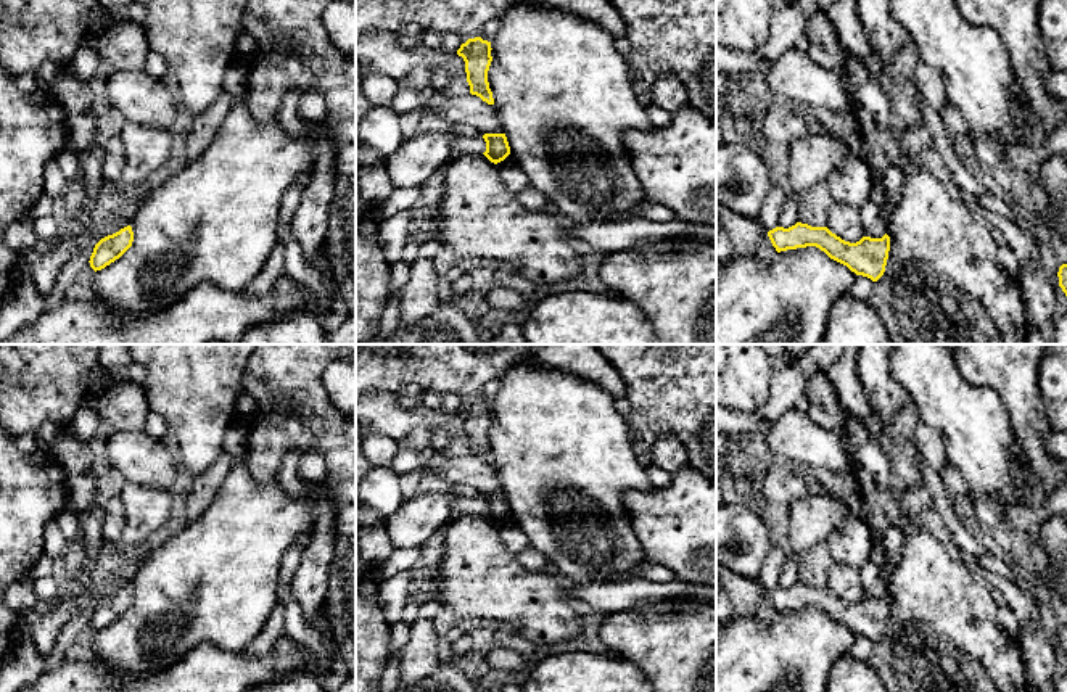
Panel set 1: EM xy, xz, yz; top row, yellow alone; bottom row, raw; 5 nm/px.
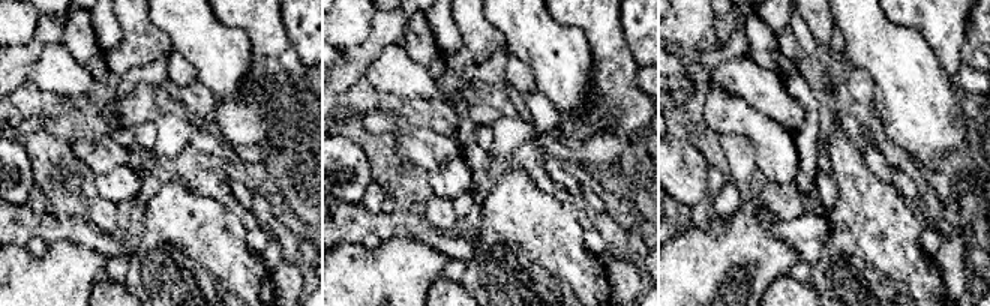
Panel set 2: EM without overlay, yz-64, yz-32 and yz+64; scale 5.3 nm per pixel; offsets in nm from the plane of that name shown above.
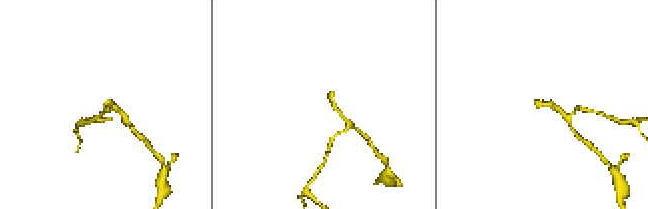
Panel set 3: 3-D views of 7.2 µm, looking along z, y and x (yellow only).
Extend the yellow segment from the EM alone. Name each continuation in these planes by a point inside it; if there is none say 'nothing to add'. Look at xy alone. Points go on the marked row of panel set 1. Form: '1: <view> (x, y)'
nothing to add

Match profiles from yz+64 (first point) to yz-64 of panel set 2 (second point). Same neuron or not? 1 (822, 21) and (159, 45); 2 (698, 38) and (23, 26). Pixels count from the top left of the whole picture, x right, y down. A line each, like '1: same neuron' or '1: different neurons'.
1: same neuron
2: same neuron

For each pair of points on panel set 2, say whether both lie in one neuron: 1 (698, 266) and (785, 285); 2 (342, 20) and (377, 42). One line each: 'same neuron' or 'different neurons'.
1: different neurons
2: different neurons

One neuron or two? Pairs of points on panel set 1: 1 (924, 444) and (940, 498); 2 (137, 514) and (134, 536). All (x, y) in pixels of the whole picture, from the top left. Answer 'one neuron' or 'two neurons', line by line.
1: two neurons
2: one neuron

